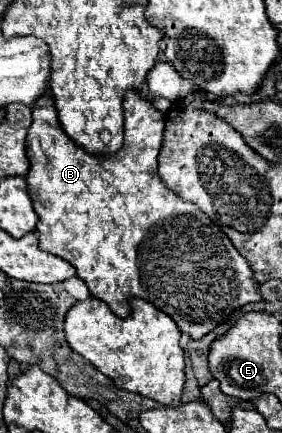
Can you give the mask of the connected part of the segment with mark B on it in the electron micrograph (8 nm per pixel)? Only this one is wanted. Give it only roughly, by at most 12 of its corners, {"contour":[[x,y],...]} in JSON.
{"contour":[[51,96],[27,134],[39,246],[119,318],[201,340],[263,302],[227,234],[157,176],[163,114],[125,96],[93,156]]}

